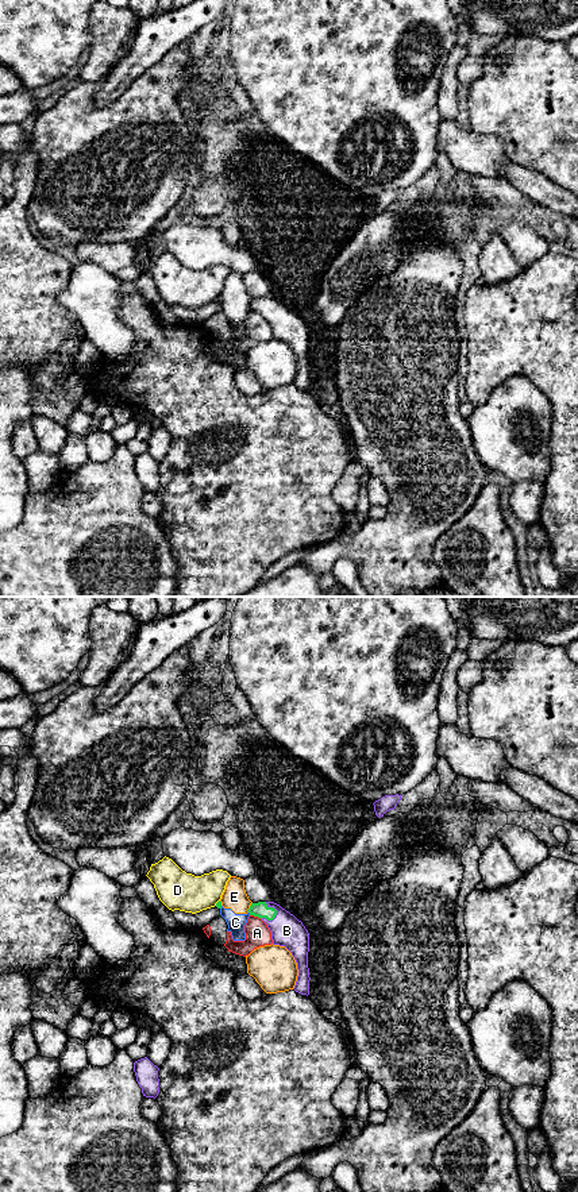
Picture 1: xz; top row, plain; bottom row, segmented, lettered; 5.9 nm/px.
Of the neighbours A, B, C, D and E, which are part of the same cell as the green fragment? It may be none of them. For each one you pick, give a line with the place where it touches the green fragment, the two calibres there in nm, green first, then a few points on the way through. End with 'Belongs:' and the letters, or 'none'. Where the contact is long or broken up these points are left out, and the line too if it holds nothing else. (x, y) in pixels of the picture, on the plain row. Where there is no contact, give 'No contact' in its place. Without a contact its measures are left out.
B: Touches green at xz (276, 305). Thickness 90 nm (green) against 190 nm. Path across: xz (261, 305), (276, 305), (276, 312), (286, 326)
Belongs: B

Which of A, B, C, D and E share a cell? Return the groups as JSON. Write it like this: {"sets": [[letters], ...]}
{"sets": [["A"], ["B"], ["C", "E"], ["D"]]}

